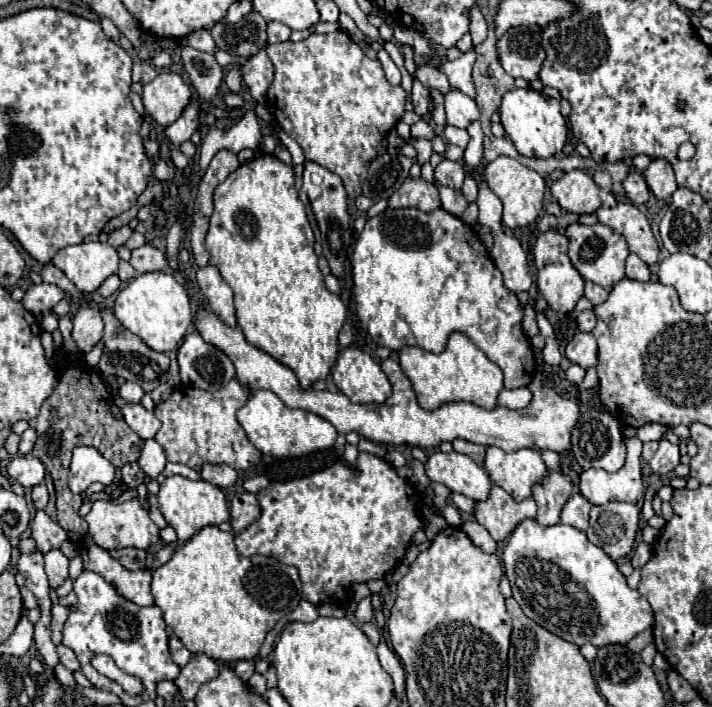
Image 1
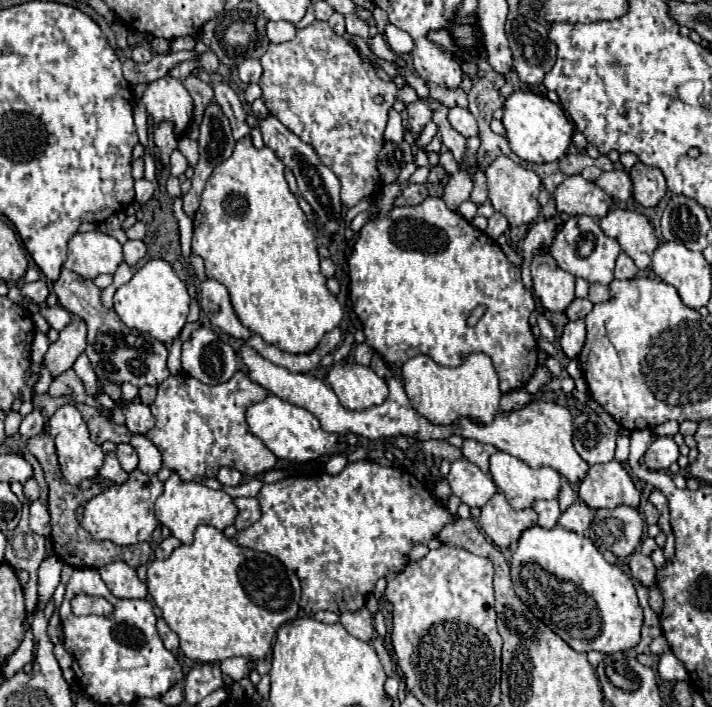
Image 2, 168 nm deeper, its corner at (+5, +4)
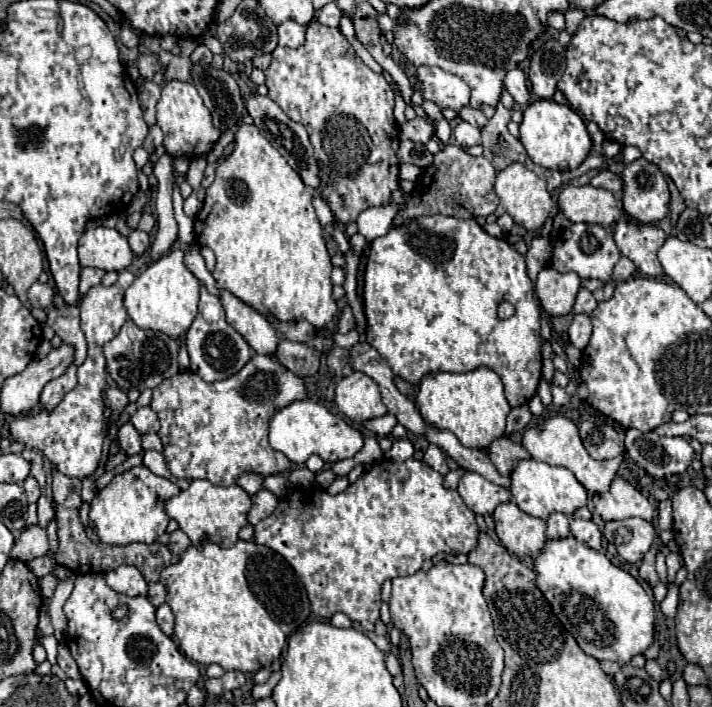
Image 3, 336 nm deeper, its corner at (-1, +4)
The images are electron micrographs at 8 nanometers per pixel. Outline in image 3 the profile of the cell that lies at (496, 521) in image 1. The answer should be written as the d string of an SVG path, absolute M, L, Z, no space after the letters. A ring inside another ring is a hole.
M502 503L494 511L496 535L514 555L538 555L546 545L546 521L526 515L516 503Z

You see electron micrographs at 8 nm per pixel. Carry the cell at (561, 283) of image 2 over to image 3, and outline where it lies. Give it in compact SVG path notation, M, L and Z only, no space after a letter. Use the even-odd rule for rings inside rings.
M554 267L540 271L536 281L536 295L548 315L568 315L572 311L580 277L574 273L558 273Z

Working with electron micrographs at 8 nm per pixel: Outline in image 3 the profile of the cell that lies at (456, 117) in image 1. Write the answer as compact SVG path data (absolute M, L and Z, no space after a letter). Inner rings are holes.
M460 121L454 127L454 139L458 145L462 147L472 147L472 145L480 145L480 129L470 125L468 121Z

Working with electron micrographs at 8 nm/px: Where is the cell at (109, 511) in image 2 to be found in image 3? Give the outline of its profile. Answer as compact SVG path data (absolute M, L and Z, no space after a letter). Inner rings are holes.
M146 465L132 467L96 493L90 503L90 527L108 545L130 545L130 543L154 543L166 531L170 517L164 505L170 497L178 495L180 487L164 477L154 475Z

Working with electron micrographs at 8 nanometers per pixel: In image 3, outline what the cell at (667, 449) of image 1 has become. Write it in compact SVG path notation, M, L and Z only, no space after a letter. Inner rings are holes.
M626 431L626 455L652 477L684 475L694 459L694 449L684 437L660 437L658 433Z

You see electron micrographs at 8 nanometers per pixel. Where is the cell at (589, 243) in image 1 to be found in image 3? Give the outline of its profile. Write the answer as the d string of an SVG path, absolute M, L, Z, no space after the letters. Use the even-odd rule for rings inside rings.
M574 223L570 229L564 231L564 235L554 243L552 253L552 267L558 273L574 271L580 279L600 279L608 283L612 279L612 269L620 259L620 251L614 243L612 231L600 225L588 225L588 223Z

